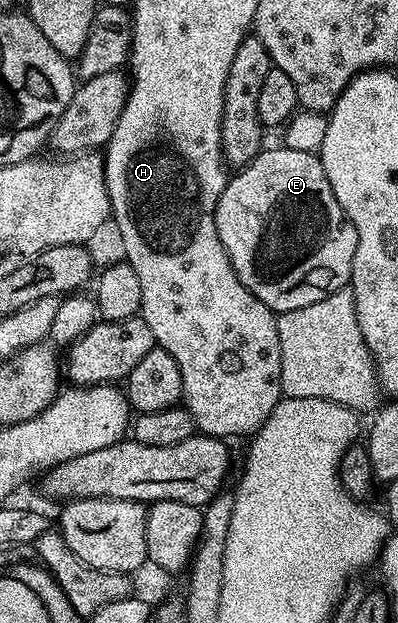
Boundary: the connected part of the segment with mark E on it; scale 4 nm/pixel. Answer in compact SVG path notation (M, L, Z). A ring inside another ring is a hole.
M286 147L278 148L264 148L248 165L242 166L236 172L239 174L236 177L234 174L228 180L227 186L221 191L219 202L215 208L217 235L229 255L231 266L237 275L237 279L241 279L241 283L245 283L245 287L249 291L253 291L253 295L257 295L257 299L261 299L261 303L265 303L271 308L271 312L276 315L296 311L298 308L307 307L313 303L320 303L327 296L331 296L339 289L347 287L351 280L351 272L353 271L353 255L357 251L357 231L355 230L355 225L343 214L341 203L337 203L337 195L333 195L333 187L325 175L325 167L319 161L318 156L309 151L297 151L296 149L288 149Z

